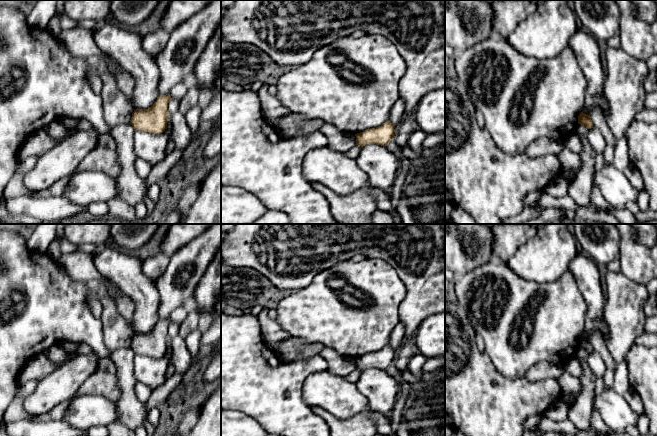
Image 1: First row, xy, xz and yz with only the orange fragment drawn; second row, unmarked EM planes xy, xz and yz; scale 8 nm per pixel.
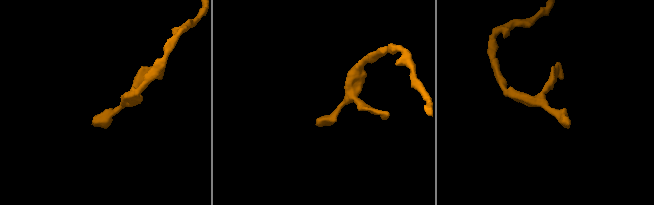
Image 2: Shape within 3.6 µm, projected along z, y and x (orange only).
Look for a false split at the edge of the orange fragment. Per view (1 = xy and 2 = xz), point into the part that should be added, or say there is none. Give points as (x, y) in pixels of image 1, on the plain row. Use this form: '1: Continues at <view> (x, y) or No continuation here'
1: No continuation here
2: No continuation here

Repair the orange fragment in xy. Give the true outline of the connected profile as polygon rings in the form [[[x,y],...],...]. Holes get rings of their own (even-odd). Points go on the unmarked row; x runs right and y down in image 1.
[[[169,318],[161,319],[150,332],[134,334],[130,344],[134,354],[141,354],[152,358],[164,356],[169,340],[168,327],[171,323]]]

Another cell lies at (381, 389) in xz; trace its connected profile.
[[[367,368],[361,371],[356,386],[366,396],[373,412],[387,416],[392,411],[398,395],[398,382],[385,370]]]

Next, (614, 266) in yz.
[[[616,258],[612,260],[606,266],[607,266],[607,271],[619,272],[620,271],[620,258]]]

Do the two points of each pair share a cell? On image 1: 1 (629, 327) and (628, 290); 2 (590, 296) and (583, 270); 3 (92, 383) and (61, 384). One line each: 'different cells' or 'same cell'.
1: same cell
2: same cell
3: different cells

